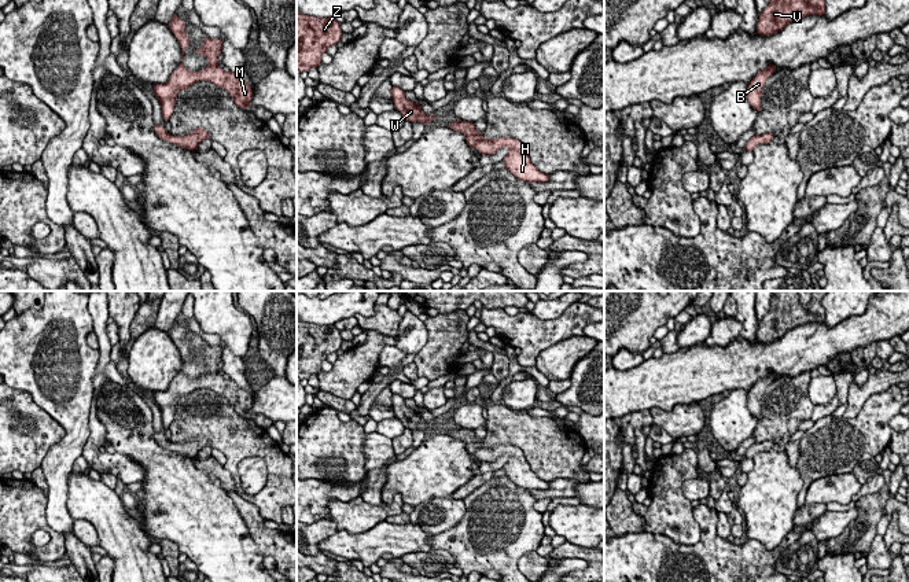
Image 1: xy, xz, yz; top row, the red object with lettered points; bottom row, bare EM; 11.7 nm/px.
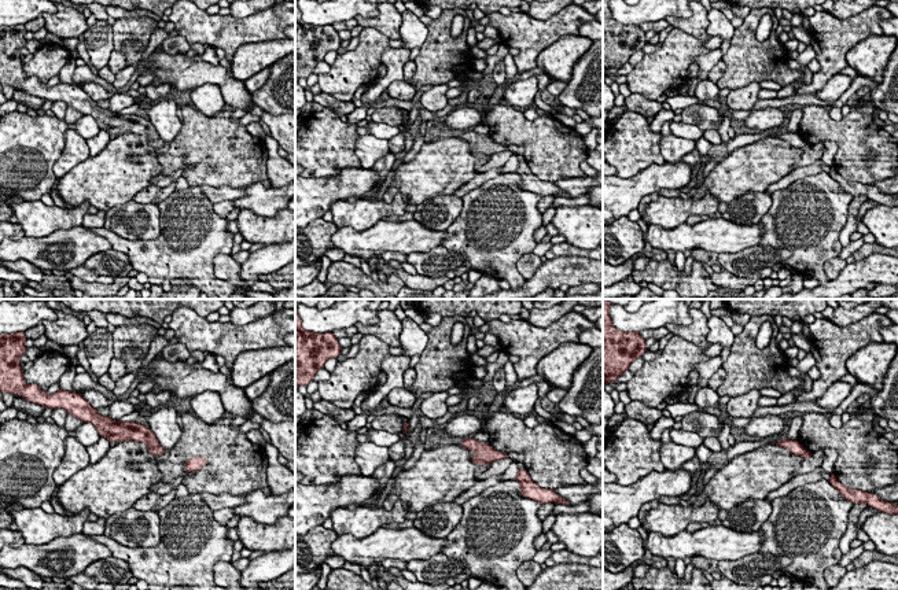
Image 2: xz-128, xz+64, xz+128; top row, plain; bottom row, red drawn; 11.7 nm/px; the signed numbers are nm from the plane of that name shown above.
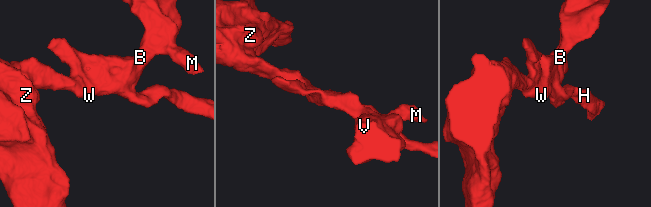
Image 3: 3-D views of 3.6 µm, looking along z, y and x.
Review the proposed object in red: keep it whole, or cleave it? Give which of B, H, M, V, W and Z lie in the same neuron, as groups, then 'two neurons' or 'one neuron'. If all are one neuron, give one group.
groups B H M V W Z; one neuron

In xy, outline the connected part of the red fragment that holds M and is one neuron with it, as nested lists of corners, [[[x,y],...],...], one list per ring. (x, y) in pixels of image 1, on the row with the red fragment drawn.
[[[176,14],[173,15],[169,29],[181,47],[181,63],[169,77],[166,84],[155,84],[154,93],[162,107],[162,117],[169,121],[174,111],[177,92],[187,91],[198,81],[210,81],[216,86],[225,89],[240,108],[247,108],[253,99],[253,89],[247,82],[240,81],[233,73],[225,71],[217,56],[221,55],[222,38],[210,38],[206,36],[203,45],[196,51],[198,55],[207,58],[209,65],[200,71],[191,71],[184,66],[184,51],[188,48],[189,37],[184,30],[185,22]]]

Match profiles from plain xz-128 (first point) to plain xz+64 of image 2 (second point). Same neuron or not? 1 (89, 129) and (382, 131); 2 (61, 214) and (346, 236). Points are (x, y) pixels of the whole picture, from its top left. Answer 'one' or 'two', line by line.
1: one
2: two

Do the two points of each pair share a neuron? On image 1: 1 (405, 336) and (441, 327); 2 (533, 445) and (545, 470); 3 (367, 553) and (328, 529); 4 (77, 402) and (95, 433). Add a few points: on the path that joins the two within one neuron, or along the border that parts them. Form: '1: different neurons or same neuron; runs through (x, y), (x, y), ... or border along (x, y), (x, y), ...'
1: different neurons; border along (423, 321), (427, 330), (427, 342), (418, 353)
2: same neuron; runs through (538, 450), (545, 457), (545, 464)
3: different neurons; border along (337, 531), (319, 544), (319, 551)
4: different neurons; border along (94, 390), (89, 411), (89, 435), (81, 453)

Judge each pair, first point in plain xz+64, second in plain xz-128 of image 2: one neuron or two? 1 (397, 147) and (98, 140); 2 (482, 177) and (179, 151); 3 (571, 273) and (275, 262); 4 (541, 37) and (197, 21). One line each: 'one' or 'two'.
1: one
2: two
3: two
4: one

